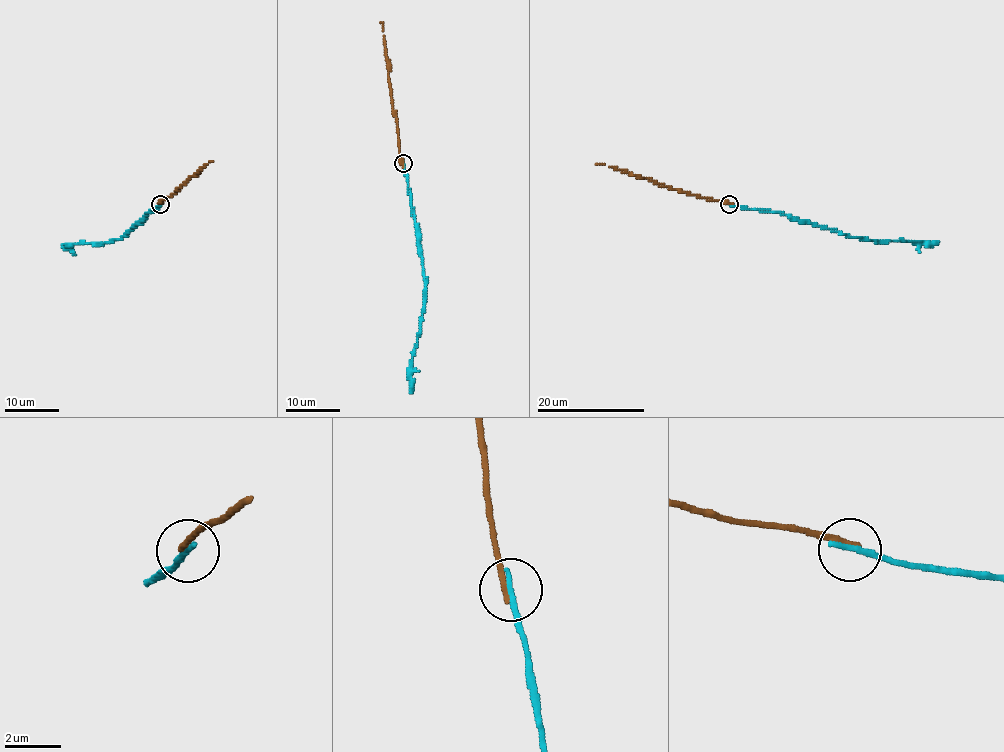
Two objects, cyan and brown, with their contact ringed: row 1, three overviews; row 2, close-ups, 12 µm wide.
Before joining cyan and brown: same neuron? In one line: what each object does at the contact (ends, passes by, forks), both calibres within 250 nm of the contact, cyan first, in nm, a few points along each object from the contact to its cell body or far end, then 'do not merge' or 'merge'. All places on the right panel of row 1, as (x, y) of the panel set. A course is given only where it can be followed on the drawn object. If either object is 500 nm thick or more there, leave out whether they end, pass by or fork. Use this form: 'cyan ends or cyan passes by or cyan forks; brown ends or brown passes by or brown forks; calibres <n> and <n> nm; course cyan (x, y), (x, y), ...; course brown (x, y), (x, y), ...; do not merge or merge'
cyan ends; brown ends; calibres 240 and 240 nm; course cyan (729, 204), (783, 212), (852, 238), (938, 241); course brown (729, 204), (662, 187), (649, 179), (596, 163); do not merge

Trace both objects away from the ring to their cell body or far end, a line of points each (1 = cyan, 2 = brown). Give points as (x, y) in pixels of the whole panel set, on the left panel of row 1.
1: (160, 204), (118, 240), (62, 244)
2: (160, 204), (211, 161)

